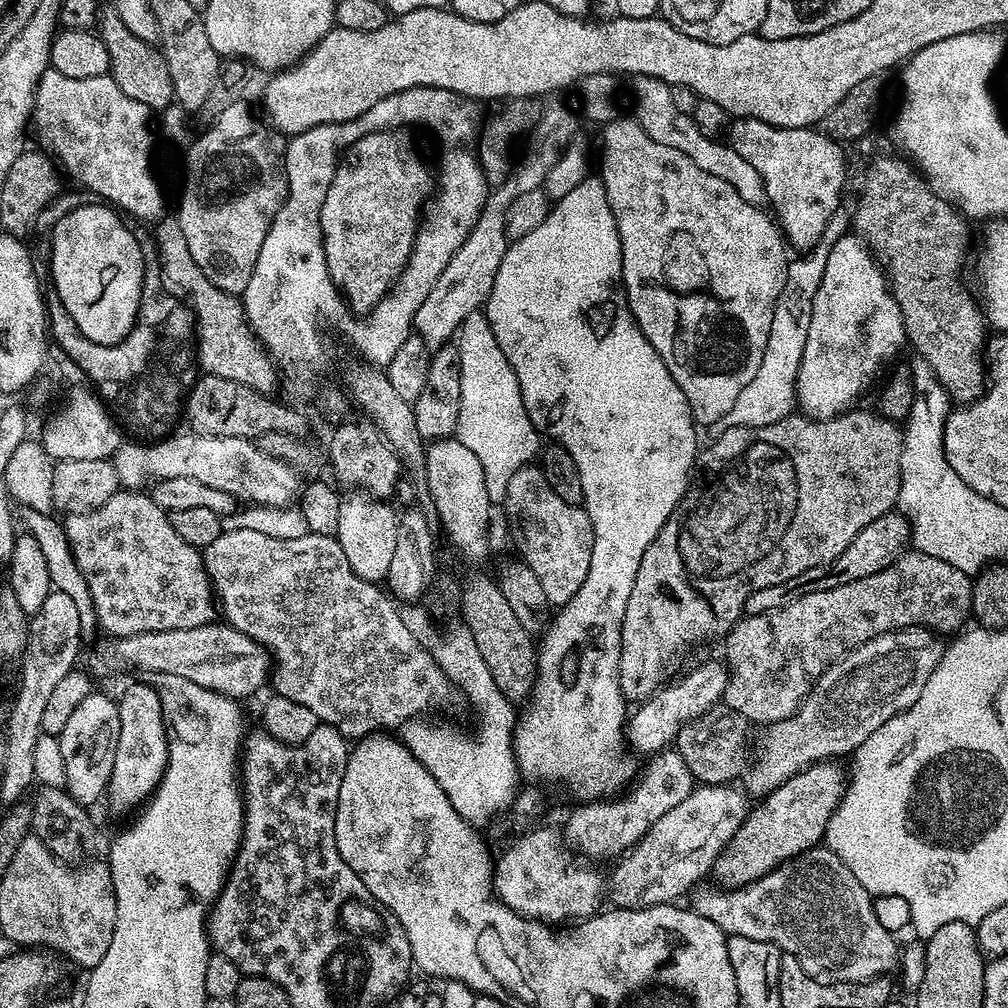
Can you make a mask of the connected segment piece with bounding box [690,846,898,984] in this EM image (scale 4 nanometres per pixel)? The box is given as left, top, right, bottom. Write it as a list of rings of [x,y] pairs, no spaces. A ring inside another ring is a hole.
[[[817,846],[811,848],[809,852],[803,852],[801,856],[796,856],[792,860],[786,861],[770,874],[766,874],[762,878],[758,878],[754,882],[750,882],[745,888],[722,888],[719,886],[711,886],[712,888],[704,888],[700,886],[691,893],[690,907],[692,911],[697,912],[702,918],[710,918],[710,922],[714,922],[714,926],[718,926],[724,935],[741,936],[742,938],[754,938],[758,942],[770,942],[780,949],[781,953],[798,958],[798,962],[802,966],[802,970],[806,970],[806,974],[810,978],[814,978],[819,984],[857,984],[863,980],[875,980],[877,978],[887,977],[889,974],[895,973],[898,968],[898,943],[897,937],[886,930],[875,914],[875,906],[873,904],[874,897],[863,886],[862,882],[858,882],[858,878],[854,878],[854,874],[850,874],[850,870],[842,861],[835,856],[826,846]]]

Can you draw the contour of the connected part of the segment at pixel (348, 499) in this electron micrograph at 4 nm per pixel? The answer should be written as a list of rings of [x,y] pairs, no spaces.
[[[352,490],[340,496],[335,537],[342,546],[342,554],[346,554],[350,562],[350,570],[354,570],[354,574],[363,580],[384,582],[388,579],[390,561],[398,546],[398,512],[388,503],[387,499],[369,496],[363,490]]]

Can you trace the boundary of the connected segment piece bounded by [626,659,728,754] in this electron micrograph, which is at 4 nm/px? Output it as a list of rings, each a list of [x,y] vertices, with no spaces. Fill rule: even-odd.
[[[719,659],[717,660],[706,661],[701,668],[686,673],[677,684],[669,683],[661,687],[637,707],[640,709],[633,716],[631,713],[627,717],[626,744],[629,749],[633,748],[633,753],[655,754],[665,751],[675,741],[682,725],[689,720],[705,716],[711,708],[717,707],[723,701],[724,691],[728,685],[728,669]]]

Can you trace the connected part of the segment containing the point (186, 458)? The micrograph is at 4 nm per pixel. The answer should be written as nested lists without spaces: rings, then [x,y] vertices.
[[[172,434],[152,443],[121,443],[114,455],[120,488],[144,490],[157,480],[185,476],[198,478],[202,486],[214,486],[214,490],[226,490],[226,494],[248,506],[287,508],[297,503],[302,492],[301,473],[286,466],[286,462],[262,454],[262,450],[249,437],[176,435]]]

